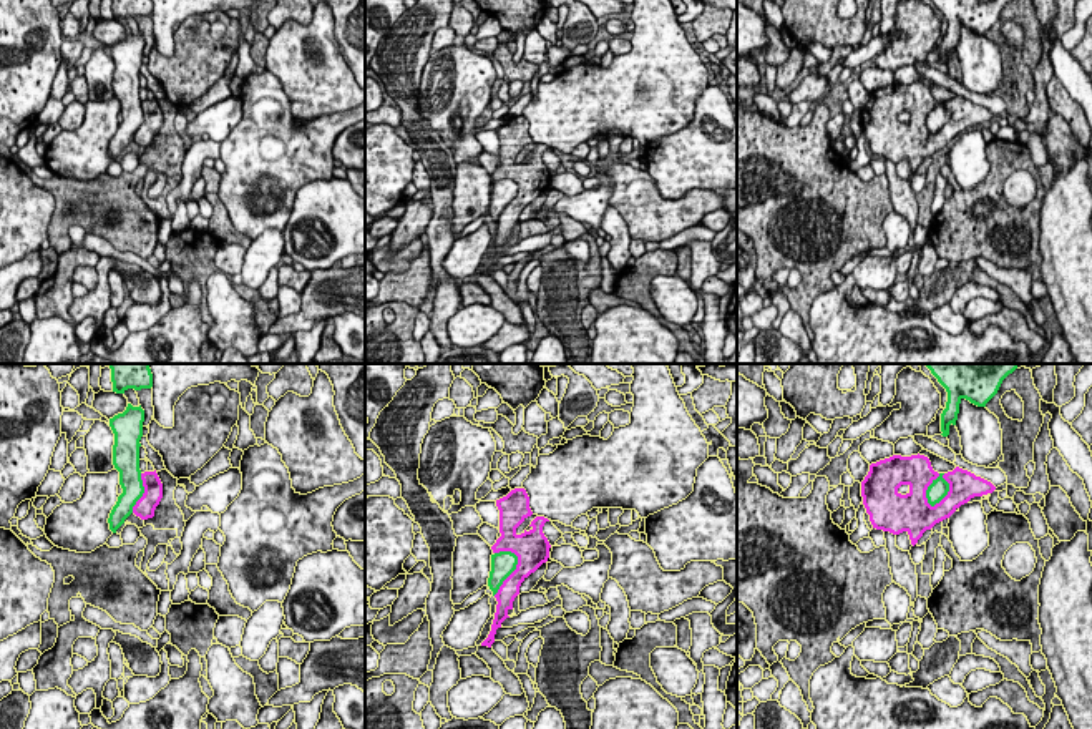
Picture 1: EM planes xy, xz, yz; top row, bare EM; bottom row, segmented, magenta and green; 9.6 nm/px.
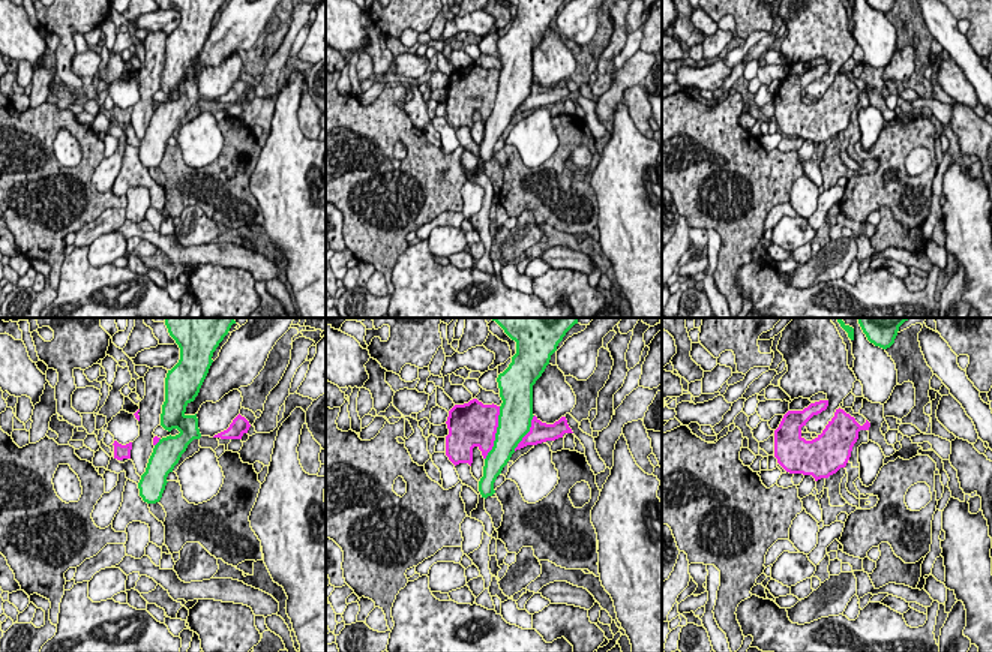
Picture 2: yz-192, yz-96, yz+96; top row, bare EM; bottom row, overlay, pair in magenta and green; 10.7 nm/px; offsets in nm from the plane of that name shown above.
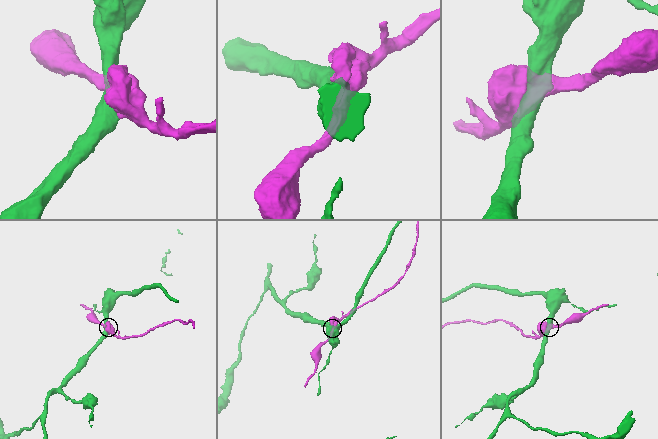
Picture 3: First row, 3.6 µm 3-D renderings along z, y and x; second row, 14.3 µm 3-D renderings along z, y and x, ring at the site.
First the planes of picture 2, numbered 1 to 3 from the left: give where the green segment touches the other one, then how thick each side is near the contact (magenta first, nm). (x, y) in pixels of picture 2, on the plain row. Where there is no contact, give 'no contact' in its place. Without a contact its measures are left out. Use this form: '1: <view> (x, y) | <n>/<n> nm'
1: yz-192 (158, 105) | 60/300 nm
2: yz-96 (496, 96) | 480/360 nm
3: no contact

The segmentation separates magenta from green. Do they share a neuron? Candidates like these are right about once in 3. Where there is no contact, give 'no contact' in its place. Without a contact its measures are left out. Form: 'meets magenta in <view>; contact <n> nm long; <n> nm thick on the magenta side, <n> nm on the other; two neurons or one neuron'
meets magenta in yz; contact 360 nm long; 280 nm thick on the magenta side, 180 nm on the other; two neurons

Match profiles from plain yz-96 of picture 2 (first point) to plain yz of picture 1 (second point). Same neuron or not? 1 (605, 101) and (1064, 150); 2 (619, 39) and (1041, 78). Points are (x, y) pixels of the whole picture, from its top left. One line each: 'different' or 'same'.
1: same
2: same

